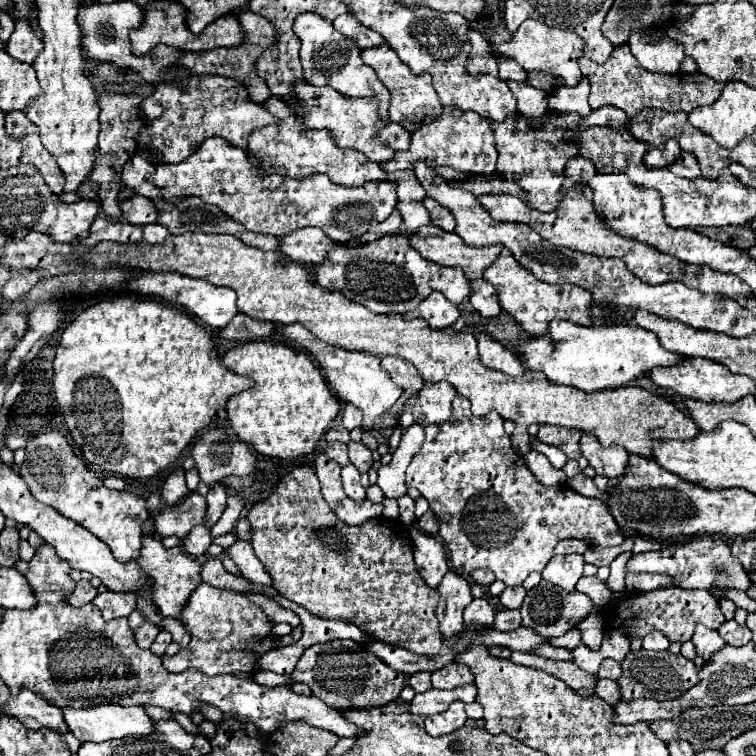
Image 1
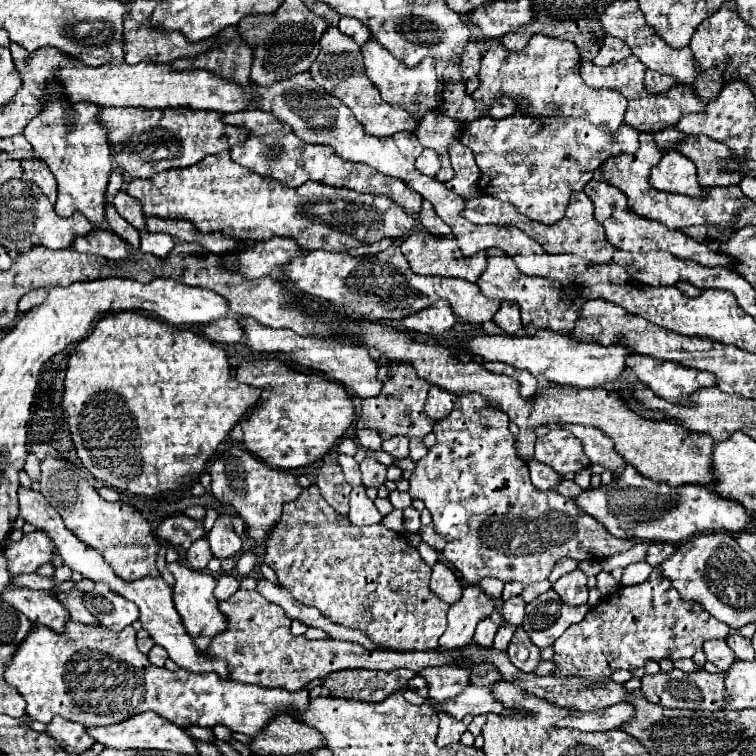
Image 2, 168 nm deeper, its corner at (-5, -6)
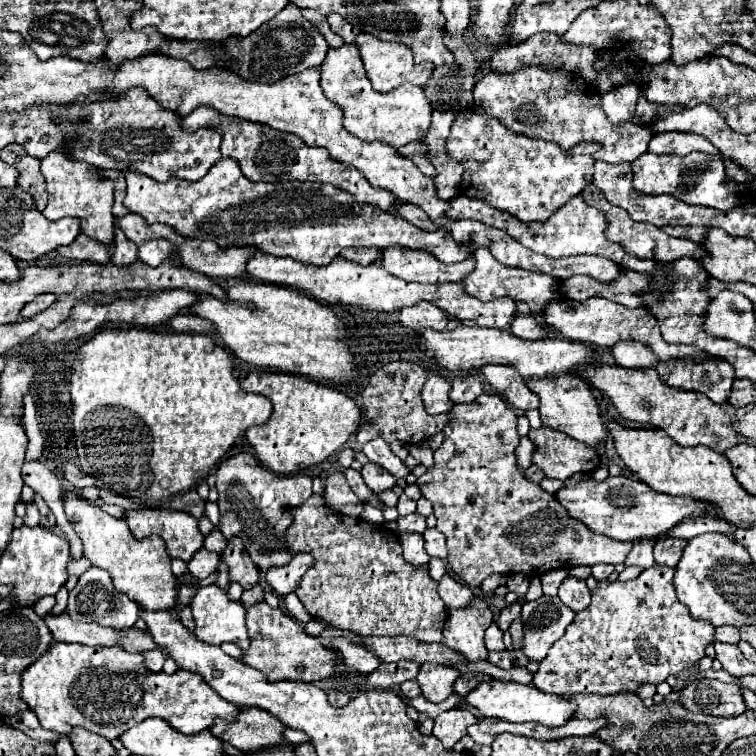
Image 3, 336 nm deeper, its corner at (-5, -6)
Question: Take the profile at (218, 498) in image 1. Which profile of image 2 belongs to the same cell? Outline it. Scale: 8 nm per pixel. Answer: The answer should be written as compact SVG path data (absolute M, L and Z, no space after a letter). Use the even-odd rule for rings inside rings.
M222 513L218 515L210 535L208 535L212 553L216 559L228 559L228 557L236 557L242 553L242 539L234 533L232 525L230 525L230 515Z

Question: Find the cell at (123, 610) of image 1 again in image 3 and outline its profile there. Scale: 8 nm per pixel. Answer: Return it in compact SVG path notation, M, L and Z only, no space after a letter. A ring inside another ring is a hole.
M94 565L80 575L76 587L70 591L68 597L68 613L74 615L74 619L98 623L102 627L134 627L138 619L138 611L140 611L138 603L128 599L124 593L116 591L110 575Z

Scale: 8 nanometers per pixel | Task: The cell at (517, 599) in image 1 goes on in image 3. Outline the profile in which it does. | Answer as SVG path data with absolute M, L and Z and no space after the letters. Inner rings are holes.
M514 601L514 603L506 605L506 607L502 609L502 613L500 613L500 619L496 621L498 627L500 627L502 631L508 631L510 623L520 617L520 611L522 611L522 603L520 603L520 601Z

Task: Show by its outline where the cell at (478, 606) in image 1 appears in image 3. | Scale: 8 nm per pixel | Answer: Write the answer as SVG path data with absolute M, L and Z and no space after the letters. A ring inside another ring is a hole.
M492 623L492 625L486 629L484 643L486 643L486 649L488 649L488 651L500 651L500 649L504 649L502 631L498 629L498 625L496 625L496 623Z

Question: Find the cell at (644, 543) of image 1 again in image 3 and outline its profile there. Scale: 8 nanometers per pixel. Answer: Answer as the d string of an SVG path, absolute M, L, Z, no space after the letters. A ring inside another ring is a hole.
M662 537L656 541L654 545L654 561L658 565L668 565L668 567L676 567L682 549L686 547L688 541L682 539L674 539L674 537Z

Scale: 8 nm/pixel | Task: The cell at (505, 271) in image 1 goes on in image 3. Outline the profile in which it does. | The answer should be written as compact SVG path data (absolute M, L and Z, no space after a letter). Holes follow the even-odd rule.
M478 249L474 253L476 259L476 269L464 279L464 289L480 299L480 301L492 301L498 297L512 297L514 301L524 301L528 303L530 311L540 311L540 313L532 313L532 317L538 323L544 323L542 317L542 309L550 303L550 301L560 301L562 299L562 283L558 279L552 279L550 275L544 273L536 273L536 271L526 271L526 269L518 269L518 267L506 267L502 263L498 263L492 253L488 249Z

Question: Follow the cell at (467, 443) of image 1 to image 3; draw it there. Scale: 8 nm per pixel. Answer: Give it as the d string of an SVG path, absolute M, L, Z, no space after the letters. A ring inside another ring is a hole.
M478 395L472 403L454 405L450 411L450 421L444 425L444 443L434 451L434 465L418 477L416 485L422 495L432 503L434 515L438 519L436 529L446 535L448 543L448 563L452 565L454 575L476 589L490 575L544 575L552 569L572 569L576 565L596 565L596 563L624 563L626 555L632 549L632 543L614 541L610 537L590 531L578 519L572 519L564 505L556 499L554 493L544 491L538 483L526 479L520 471L514 449L520 441L516 433L516 411L500 399L500 395Z

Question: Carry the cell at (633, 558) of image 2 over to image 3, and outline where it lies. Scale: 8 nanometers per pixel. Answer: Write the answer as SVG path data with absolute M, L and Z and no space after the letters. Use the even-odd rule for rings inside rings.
M644 539L644 541L636 541L634 547L632 547L632 551L628 553L624 565L636 565L636 567L640 567L640 569L648 569L648 567L652 567L652 565L654 565L652 547L654 547L654 543L648 541L648 539Z

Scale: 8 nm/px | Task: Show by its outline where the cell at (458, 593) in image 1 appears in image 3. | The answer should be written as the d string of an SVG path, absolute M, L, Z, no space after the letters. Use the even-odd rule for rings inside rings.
M476 595L464 609L450 609L442 631L446 647L462 653L468 661L480 661L488 657L484 647L484 631L494 621L492 609L482 595Z

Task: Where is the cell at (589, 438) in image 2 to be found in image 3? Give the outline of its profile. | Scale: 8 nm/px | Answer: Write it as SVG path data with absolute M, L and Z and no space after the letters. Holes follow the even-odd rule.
M548 375L548 379L528 379L530 391L540 397L540 417L544 427L552 427L556 431L564 431L566 435L586 443L596 449L600 443L608 441L608 431L598 411L598 403L590 393L590 387L578 375Z

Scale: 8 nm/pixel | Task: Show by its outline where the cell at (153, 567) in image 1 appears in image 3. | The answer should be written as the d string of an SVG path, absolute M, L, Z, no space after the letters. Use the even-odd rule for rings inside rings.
M208 585L208 587L198 587L192 603L190 603L192 615L194 615L194 635L204 641L204 643L214 643L220 645L224 641L236 643L242 651L248 649L250 639L246 633L246 623L244 623L244 605L242 603L234 603L226 597L226 589L220 589L218 585Z

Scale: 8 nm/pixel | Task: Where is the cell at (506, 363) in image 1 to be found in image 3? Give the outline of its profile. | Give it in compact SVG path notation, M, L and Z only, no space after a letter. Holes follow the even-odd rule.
M488 365L482 367L482 373L486 381L508 399L510 405L514 405L520 411L526 409L538 409L538 395L528 389L522 375L516 375L512 367L500 367L500 365Z

